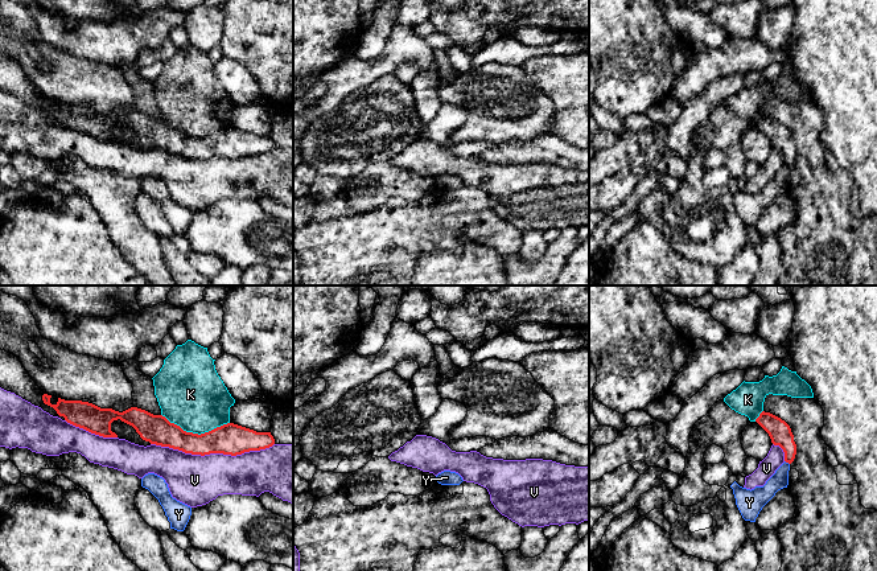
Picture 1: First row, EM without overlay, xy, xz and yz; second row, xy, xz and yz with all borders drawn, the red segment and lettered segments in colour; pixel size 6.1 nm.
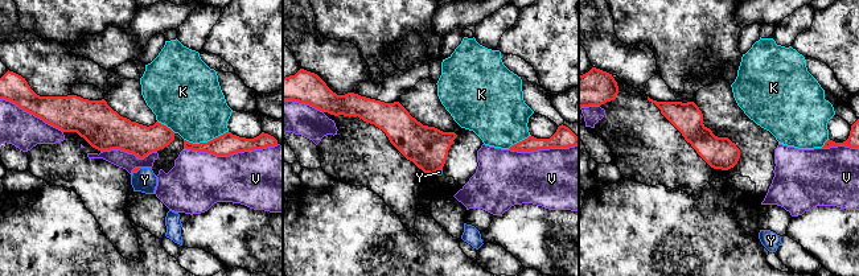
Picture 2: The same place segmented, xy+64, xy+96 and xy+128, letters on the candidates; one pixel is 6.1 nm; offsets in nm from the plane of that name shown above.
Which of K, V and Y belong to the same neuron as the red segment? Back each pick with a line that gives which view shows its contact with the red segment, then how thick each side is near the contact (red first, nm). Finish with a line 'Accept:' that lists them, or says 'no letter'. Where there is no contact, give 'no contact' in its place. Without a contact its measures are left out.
Accept: no letter

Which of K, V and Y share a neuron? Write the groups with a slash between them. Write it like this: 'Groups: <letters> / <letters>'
Groups: K / V / Y

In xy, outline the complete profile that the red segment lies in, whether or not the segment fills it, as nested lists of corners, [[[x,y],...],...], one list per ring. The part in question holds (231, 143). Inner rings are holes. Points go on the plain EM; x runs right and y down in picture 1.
[[[44,98],[44,107],[53,111],[67,127],[103,141],[118,141],[111,135],[111,127],[120,123],[132,130],[143,144],[192,159],[223,157],[236,160],[250,155],[265,153],[275,148],[271,136],[256,136],[234,127],[198,139],[184,135],[162,119],[153,119],[137,111],[119,116],[112,112],[100,112],[88,106],[61,102],[55,108],[52,108],[50,102],[52,99]]]

